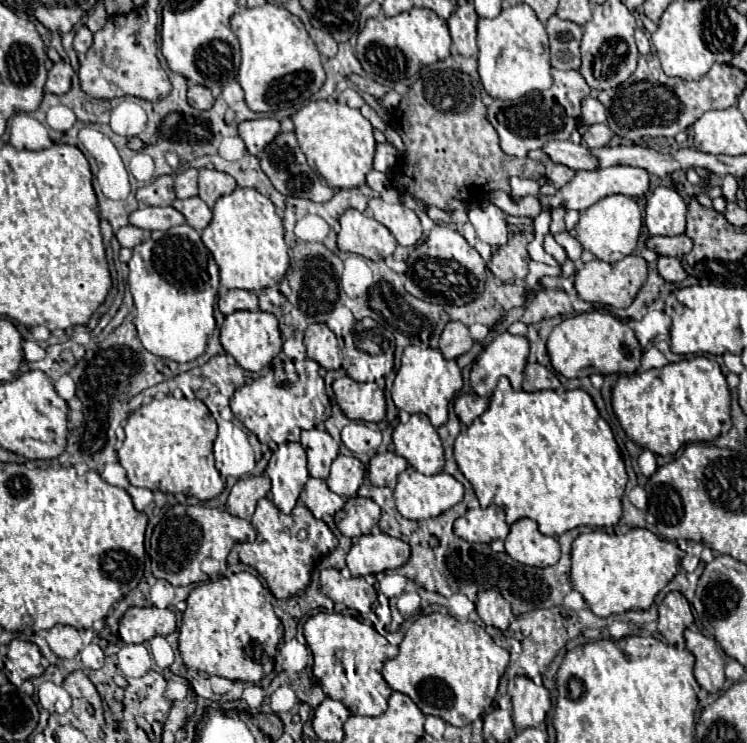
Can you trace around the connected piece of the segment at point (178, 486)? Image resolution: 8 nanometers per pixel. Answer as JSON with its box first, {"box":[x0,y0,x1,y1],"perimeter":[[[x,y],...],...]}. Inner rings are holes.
{"box":[117,389,225,500],"perimeter":[[[180,389],[175,390],[171,395],[155,396],[127,418],[123,430],[125,430],[125,442],[117,450],[117,454],[133,486],[171,492],[171,494],[183,492],[199,500],[211,500],[223,492],[225,482],[221,474],[217,472],[213,455],[213,444],[217,438],[218,426],[201,400],[187,400]]]}

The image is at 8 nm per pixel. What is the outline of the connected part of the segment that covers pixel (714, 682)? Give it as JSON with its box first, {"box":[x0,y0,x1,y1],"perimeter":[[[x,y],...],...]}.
{"box":[684,629,725,692],"perimeter":[[[686,629],[684,637],[686,648],[689,648],[689,652],[693,652],[695,656],[697,684],[707,692],[719,692],[725,682],[725,672],[723,672],[725,664],[717,650],[717,642],[692,629]]]}

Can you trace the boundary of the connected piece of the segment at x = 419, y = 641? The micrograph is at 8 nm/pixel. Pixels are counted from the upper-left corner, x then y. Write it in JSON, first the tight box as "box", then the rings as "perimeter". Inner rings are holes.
{"box":[383,614,509,726],"perimeter":[[[427,614],[417,618],[411,628],[405,632],[405,638],[399,646],[399,654],[393,660],[387,660],[383,666],[383,678],[391,690],[407,694],[423,714],[439,716],[451,726],[467,726],[473,720],[481,718],[483,712],[493,704],[497,694],[499,678],[509,666],[509,652],[493,642],[493,638],[475,622],[459,622],[449,614]]]}

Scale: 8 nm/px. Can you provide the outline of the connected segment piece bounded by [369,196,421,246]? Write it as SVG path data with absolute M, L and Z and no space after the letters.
M377 196L369 200L369 212L377 222L391 230L401 246L415 246L421 240L421 222L417 214L403 204L391 204Z

